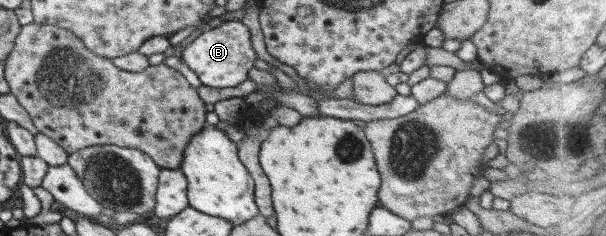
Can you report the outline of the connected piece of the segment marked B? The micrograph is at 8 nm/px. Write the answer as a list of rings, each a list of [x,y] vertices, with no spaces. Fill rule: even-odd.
[[[240,20],[222,21],[214,28],[207,28],[181,50],[180,59],[197,75],[201,85],[211,88],[237,86],[247,79],[256,55],[249,42],[249,29]]]

